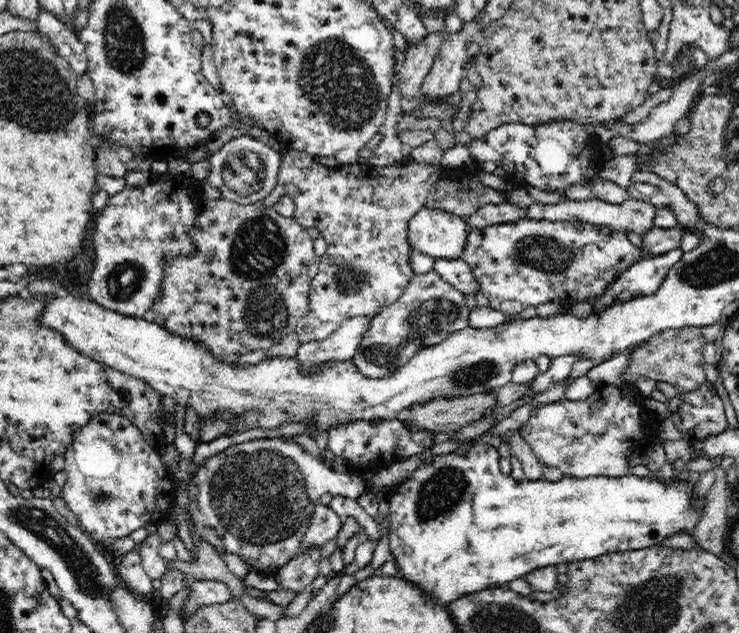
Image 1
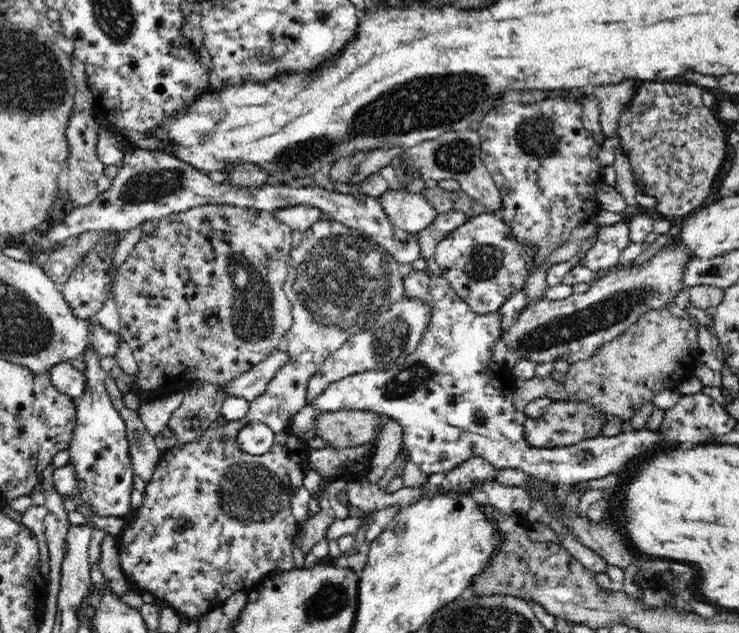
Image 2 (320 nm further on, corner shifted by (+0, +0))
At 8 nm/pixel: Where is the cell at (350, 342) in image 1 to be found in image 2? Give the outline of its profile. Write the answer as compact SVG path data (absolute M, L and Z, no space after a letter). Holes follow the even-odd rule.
M282 346L277 347L262 362L254 365L245 373L239 374L234 380L225 383L223 392L228 397L236 396L236 398L253 401L265 391L274 373L286 363L289 363L289 354Z

